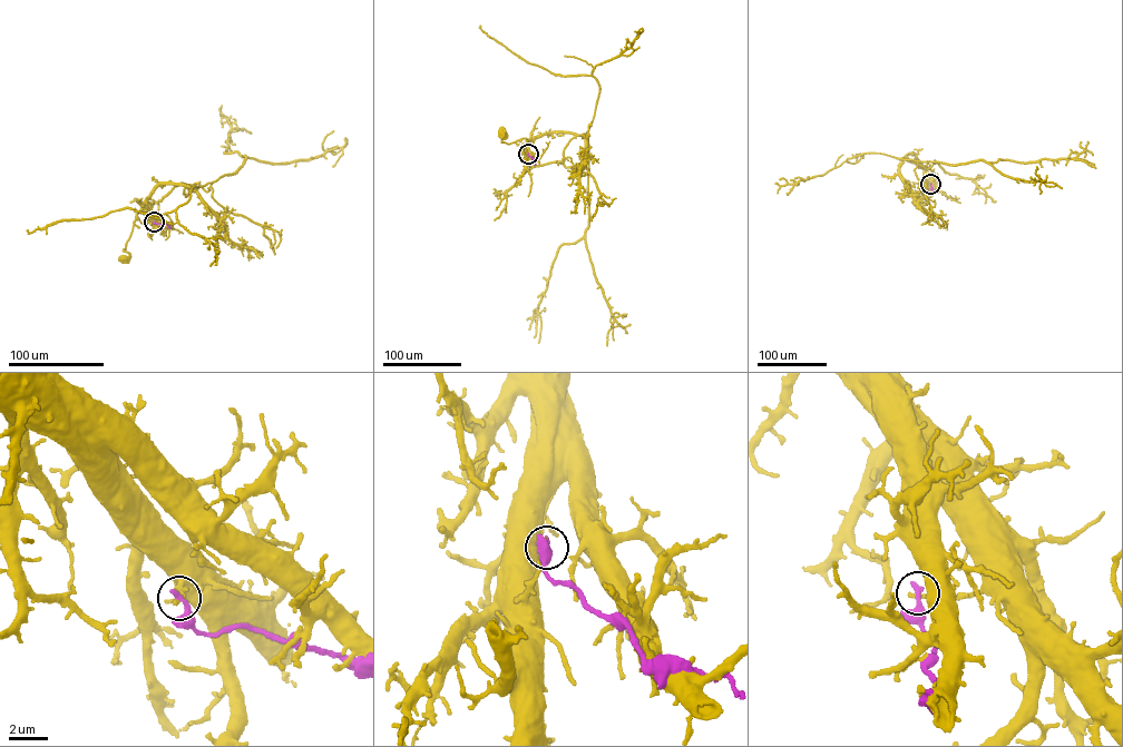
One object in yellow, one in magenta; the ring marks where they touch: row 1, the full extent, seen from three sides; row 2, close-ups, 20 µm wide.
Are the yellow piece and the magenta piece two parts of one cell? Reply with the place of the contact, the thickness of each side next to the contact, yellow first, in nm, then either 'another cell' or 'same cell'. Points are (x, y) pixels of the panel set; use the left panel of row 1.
at (154, 222); 260 nm thick on the yellow side, 320 nm on the other; another cell

